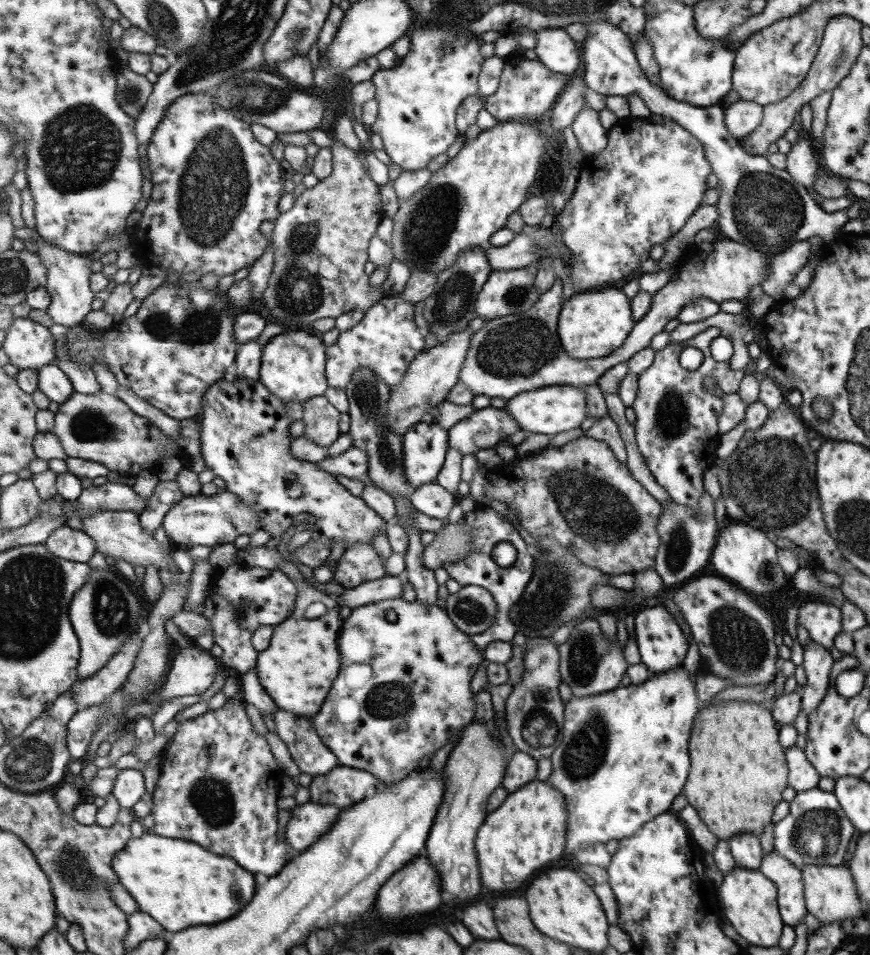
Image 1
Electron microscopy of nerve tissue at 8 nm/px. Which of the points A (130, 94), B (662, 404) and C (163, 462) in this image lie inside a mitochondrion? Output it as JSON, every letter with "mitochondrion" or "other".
{"A":"mitochondrion","B":"mitochondrion","C":"other"}

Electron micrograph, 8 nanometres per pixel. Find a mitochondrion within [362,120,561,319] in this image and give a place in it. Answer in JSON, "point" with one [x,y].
{"point":[431,221]}

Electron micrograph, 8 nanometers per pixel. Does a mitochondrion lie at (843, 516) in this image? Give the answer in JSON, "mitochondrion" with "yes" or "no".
{"mitochondrion":"yes"}

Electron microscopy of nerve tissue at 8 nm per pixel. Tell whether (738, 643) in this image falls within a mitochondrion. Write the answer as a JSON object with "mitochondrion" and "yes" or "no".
{"mitochondrion":"yes"}

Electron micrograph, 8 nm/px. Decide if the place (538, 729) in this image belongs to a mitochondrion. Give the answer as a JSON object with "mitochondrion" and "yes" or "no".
{"mitochondrion":"yes"}

